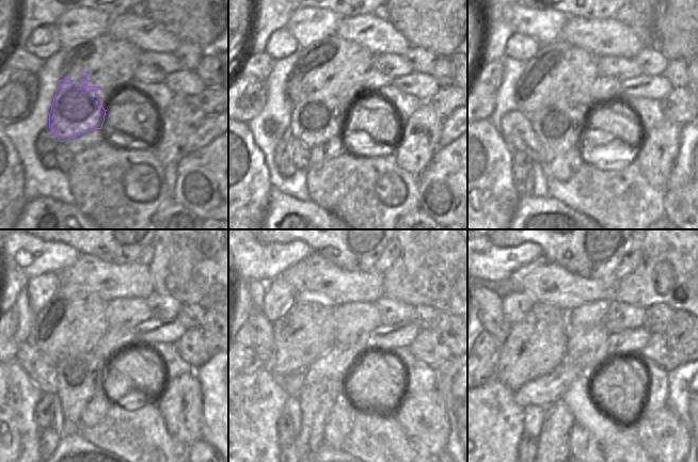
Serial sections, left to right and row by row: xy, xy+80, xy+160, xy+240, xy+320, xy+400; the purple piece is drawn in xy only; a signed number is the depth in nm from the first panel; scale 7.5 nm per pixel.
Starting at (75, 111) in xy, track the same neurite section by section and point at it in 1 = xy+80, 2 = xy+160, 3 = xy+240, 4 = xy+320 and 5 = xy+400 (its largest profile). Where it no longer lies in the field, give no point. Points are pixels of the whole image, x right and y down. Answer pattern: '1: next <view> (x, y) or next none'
1: next xy+80 (312, 123)
2: next xy+160 (558, 129)
3: next xy+240 (80, 378)
4: next xy+320 (316, 399)
5: next xy+400 (554, 441)

